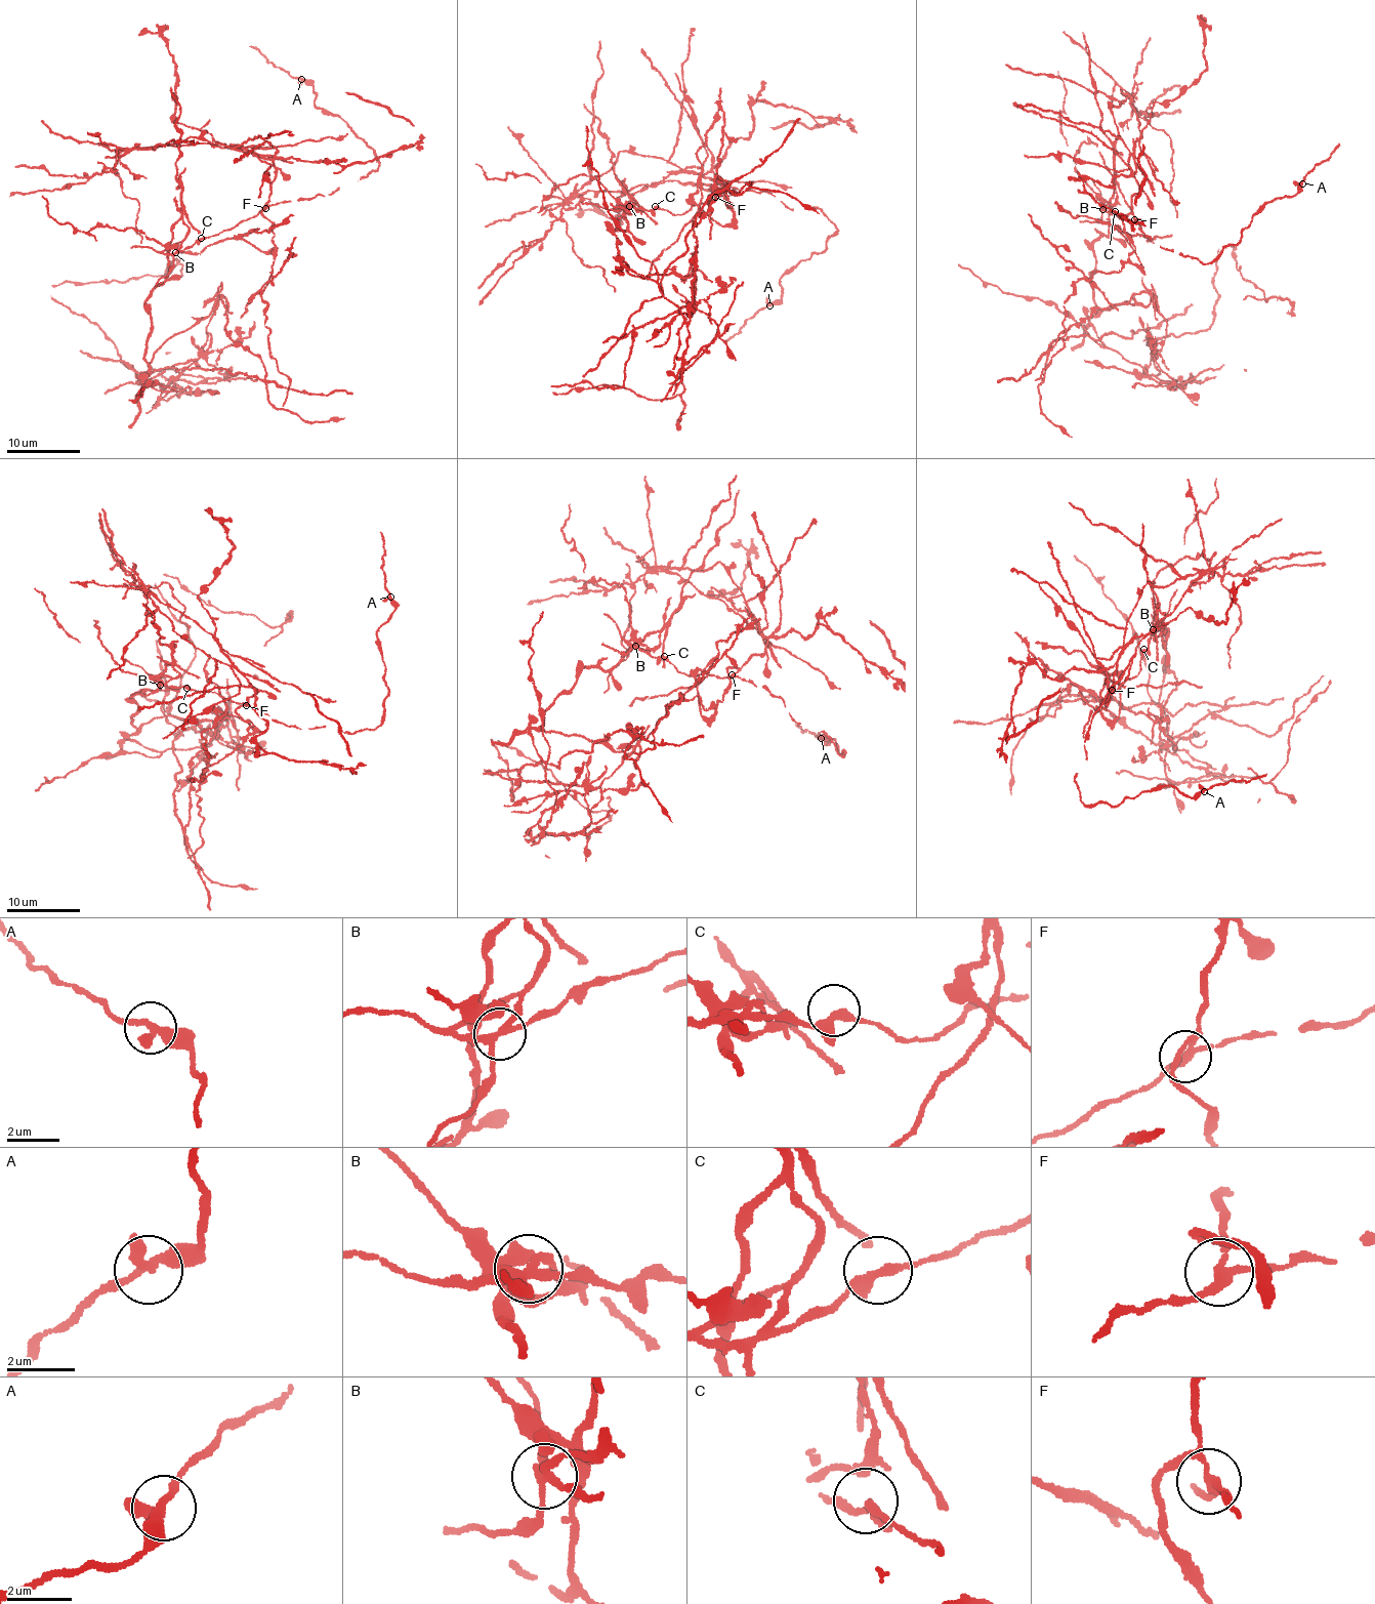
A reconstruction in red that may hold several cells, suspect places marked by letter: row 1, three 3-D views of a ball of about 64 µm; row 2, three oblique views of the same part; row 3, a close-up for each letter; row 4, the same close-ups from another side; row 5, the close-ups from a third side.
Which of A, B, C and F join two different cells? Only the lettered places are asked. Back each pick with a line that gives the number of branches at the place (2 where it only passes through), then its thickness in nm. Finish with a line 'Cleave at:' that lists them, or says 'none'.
B: 4 branches meet; 260 nm thick
F: 3 branches meet; 220 nm thick
Cleave at: B, F

